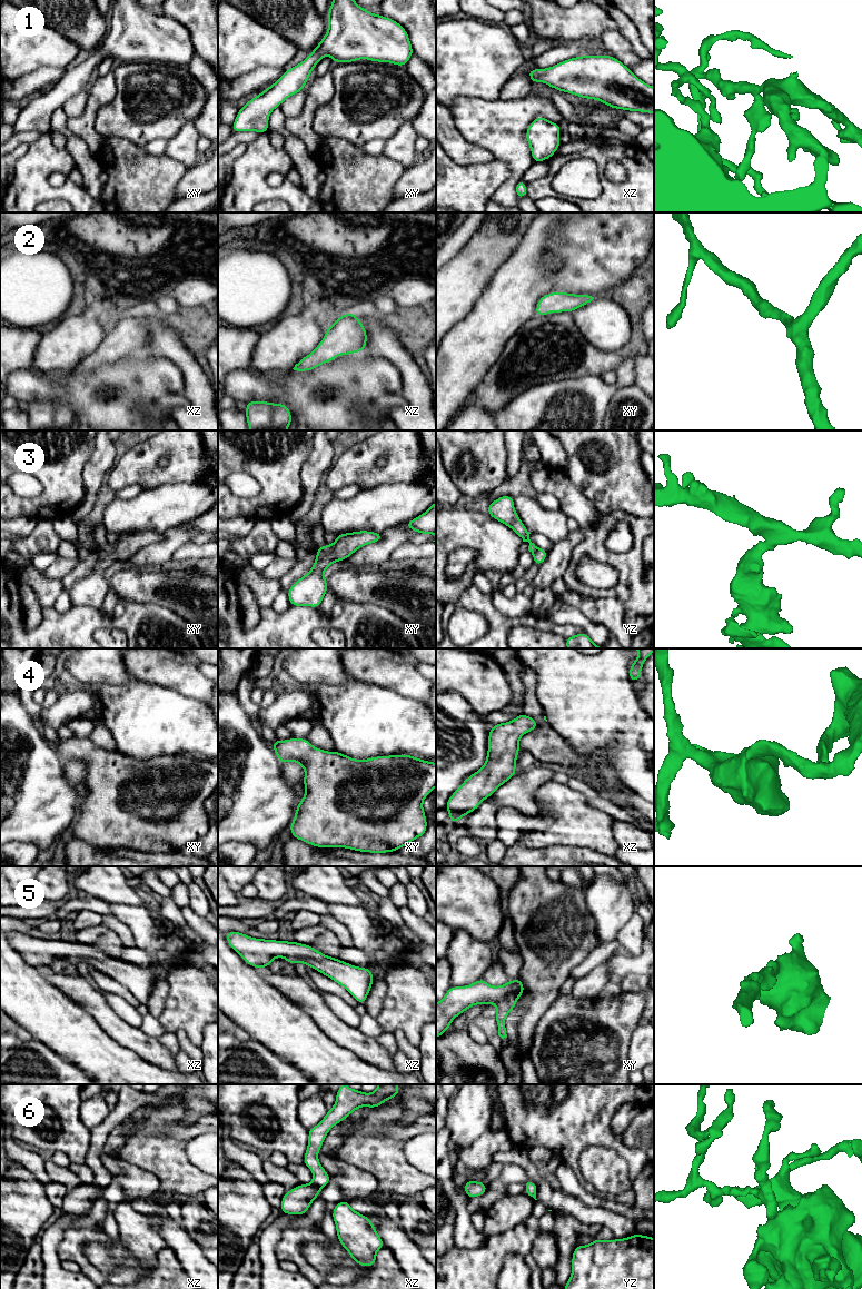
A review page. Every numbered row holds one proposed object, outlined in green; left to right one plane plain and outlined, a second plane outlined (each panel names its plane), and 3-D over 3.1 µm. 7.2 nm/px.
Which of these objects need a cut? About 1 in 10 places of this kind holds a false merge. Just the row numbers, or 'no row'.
no row

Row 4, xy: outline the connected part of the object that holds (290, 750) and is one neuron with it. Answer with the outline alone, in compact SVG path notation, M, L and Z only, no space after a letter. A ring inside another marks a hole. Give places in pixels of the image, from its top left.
M291 737L286 741L275 740L271 743L271 746L280 764L285 762L294 761L306 770L304 775L304 786L306 793L297 805L294 821L288 826L290 829L293 837L304 841L315 847L329 847L329 849L345 847L358 852L388 853L388 852L398 851L400 847L406 846L407 844L409 844L410 842L413 842L414 840L420 837L426 833L427 819L423 810L423 802L425 797L436 787L436 763L435 762L419 760L416 756L412 756L407 754L374 756L371 758L360 761L360 760L351 758L337 751L328 752L315 747L309 743L307 737L306 738Z

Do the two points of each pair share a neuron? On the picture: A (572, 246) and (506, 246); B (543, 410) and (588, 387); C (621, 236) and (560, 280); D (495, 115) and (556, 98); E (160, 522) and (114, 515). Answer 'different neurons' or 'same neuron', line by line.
A: different neurons
B: same neuron
C: same neuron
D: different neurons
E: same neuron

